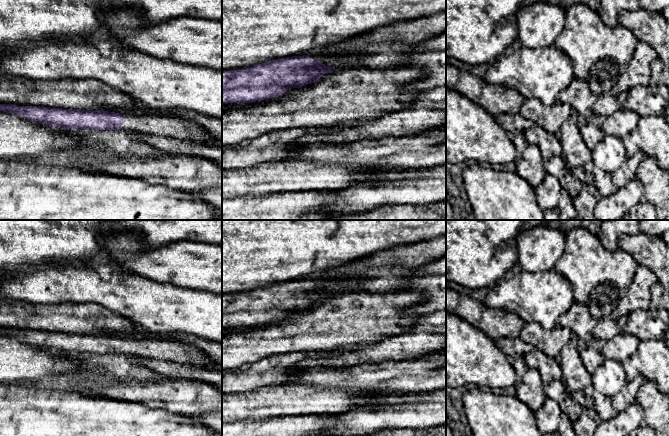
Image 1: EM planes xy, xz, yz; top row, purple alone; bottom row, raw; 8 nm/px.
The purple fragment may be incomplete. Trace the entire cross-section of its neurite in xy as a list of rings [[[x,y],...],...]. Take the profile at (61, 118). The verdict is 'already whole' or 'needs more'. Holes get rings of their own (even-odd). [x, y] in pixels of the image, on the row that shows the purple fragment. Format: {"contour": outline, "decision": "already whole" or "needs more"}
{"contour": [[[0,104],[0,111],[60,129],[123,130],[134,134],[170,137],[220,146],[197,123],[173,115],[122,115],[108,111],[72,110]]], "decision": "needs more"}

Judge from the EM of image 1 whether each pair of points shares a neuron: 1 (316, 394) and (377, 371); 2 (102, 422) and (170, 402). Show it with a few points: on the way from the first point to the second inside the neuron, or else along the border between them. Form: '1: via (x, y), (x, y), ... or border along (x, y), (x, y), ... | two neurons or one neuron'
1: border along (311, 385), (347, 387), (357, 390) | two neurons
2: border along (128, 401), (174, 413) | two neurons

